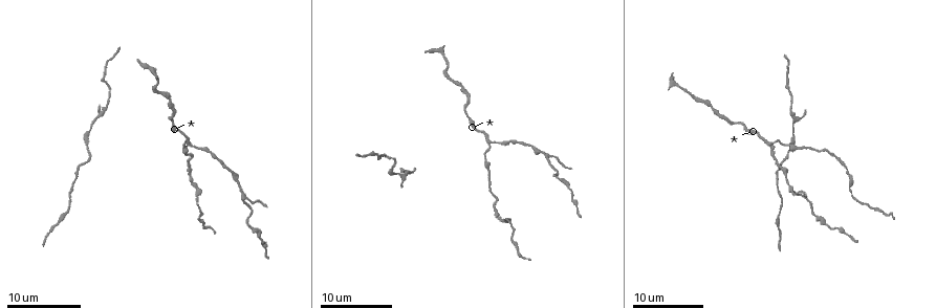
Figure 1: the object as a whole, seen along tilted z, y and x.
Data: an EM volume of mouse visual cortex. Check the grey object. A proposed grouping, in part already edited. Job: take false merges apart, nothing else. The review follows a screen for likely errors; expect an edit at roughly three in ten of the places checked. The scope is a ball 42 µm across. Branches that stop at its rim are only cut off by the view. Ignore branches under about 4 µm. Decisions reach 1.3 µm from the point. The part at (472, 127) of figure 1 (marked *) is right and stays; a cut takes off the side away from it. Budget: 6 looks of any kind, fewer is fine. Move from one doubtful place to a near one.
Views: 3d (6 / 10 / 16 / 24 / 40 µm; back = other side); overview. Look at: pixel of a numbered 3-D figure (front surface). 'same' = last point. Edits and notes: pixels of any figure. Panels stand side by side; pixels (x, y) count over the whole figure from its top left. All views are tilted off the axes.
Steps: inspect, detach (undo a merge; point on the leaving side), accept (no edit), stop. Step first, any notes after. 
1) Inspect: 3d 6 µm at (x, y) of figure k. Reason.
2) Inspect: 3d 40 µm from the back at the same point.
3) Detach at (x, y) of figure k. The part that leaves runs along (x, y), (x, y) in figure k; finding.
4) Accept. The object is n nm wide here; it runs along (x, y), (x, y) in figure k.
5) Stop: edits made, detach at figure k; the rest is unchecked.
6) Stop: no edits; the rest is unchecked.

Inspect: 3d 24 µm at (491, 141) of figure 1. A fork.

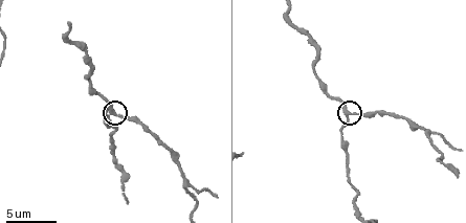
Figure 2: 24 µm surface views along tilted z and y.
Inspect: 3d 6 µm at (349, 113) of figure 2.

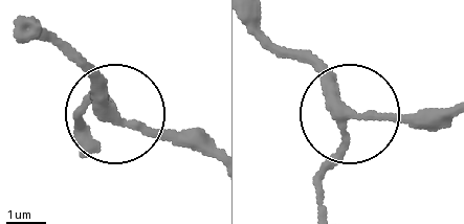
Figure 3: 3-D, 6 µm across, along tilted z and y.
Accept. It runs along (255, 34), (306, 59), (351, 112), (442, 114) in figure 3; continuous, no second neuron.

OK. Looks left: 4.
Inspect: 3d 24 µm at (100, 118) of figure 1. Thin arm on a thick one.

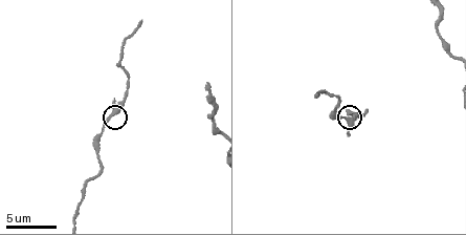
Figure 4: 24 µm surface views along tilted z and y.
Inspect: 3d 10 µm at (349, 118) of figure 4.

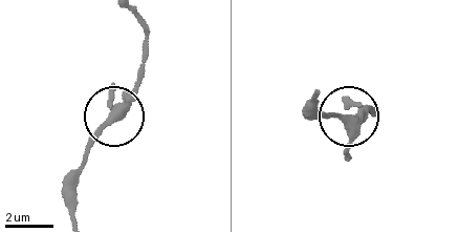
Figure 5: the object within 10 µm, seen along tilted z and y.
Accept. Continuous, no second neuron.

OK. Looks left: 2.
Inspect: 3d 10 µm at (187, 189) of figure 2. Three-way junction.

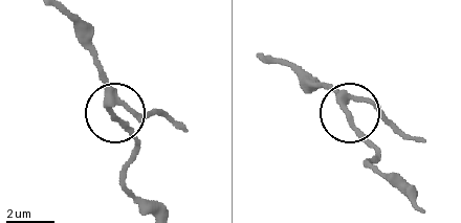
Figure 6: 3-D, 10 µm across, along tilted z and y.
Inspect: 3d 6 µm at (346, 110) of figure 6. Zoom in.

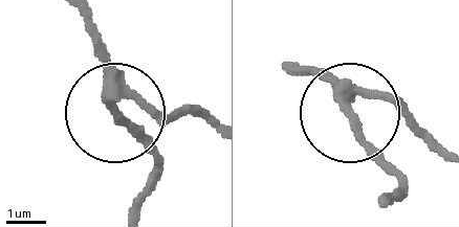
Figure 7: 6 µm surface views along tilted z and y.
Accept. The object is 240 nm wide here; it runs along (294, 68), (330, 89), (365, 145), (403, 180) in figure 7; all the same neuron.

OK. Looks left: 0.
Stop: no edits; the rest is unchecked.

